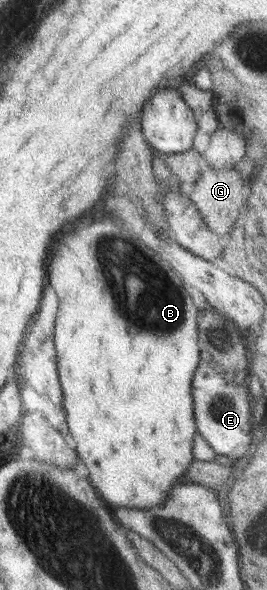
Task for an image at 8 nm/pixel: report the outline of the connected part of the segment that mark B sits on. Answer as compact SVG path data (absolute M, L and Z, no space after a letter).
M101 219L85 225L83 229L71 231L59 239L59 245L53 257L46 265L48 281L55 289L58 297L58 310L55 318L54 346L60 386L63 392L63 407L66 421L76 445L75 451L83 459L89 470L88 478L92 486L101 493L105 501L115 507L150 508L166 501L169 488L180 483L193 461L192 443L198 434L192 398L192 379L195 370L201 364L201 349L198 341L197 308L193 299L183 288L181 276L173 271L171 265L163 265L157 252L149 248L138 236L118 222L116 219Z

